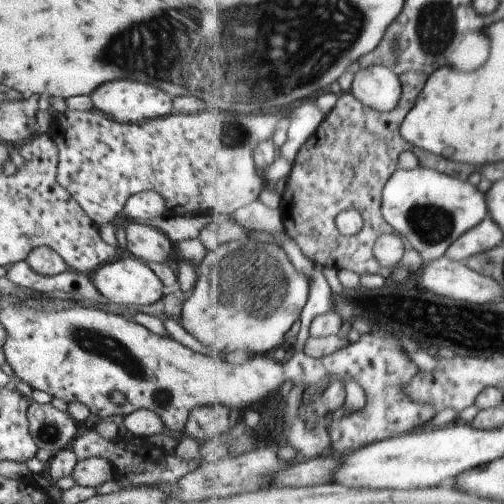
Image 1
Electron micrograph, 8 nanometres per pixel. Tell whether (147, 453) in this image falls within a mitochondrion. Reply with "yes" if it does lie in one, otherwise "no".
no

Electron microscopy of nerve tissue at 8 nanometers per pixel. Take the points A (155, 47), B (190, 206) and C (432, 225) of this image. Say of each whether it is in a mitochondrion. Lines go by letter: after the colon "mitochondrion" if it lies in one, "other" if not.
A: mitochondrion
B: other
C: mitochondrion

